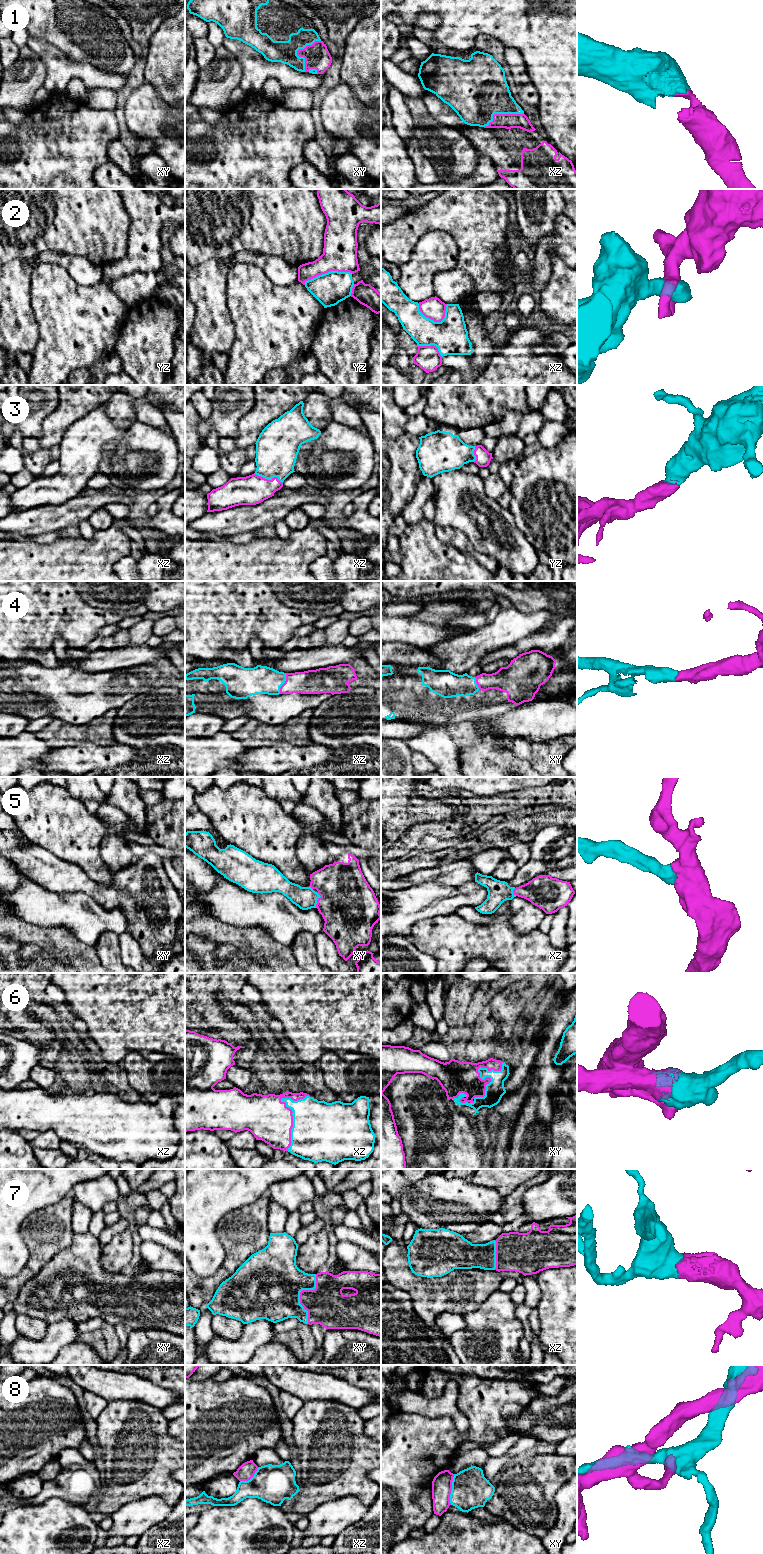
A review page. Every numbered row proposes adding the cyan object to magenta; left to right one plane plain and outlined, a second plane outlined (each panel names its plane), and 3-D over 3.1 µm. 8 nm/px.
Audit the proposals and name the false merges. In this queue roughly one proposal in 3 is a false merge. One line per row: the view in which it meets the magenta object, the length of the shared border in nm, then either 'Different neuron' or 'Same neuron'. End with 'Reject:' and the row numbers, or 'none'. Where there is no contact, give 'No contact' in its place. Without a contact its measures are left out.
1: Touches magenta in xy. Shared border 280 nm. Same neuron
2: Touches magenta in yz. Shared border 400 nm. Different neuron
3: Touches magenta in xz. Shared border 240 nm. Same neuron
4: Touches magenta in xz. Shared border 180 nm. Same neuron
5: Touches magenta in xy. Shared border 120 nm. Same neuron
6: Touches magenta in xz. Shared border 480 nm. Same neuron
7: Touches magenta in xy. Shared border 400 nm. Same neuron
8: Touches magenta in xy. Shared border 260 nm. Different neuron
Reject: 2, 8

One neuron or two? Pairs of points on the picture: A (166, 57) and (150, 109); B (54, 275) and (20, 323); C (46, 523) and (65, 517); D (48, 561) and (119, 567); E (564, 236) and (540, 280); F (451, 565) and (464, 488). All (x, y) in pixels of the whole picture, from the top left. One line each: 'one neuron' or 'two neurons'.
A: two neurons
B: two neurons
C: one neuron
D: two neurons
E: one neuron
F: two neurons

